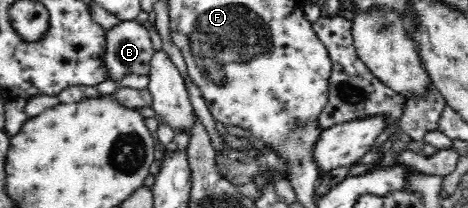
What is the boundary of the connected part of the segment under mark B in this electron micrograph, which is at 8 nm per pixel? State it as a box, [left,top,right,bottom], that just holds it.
[103,19,155,79]

